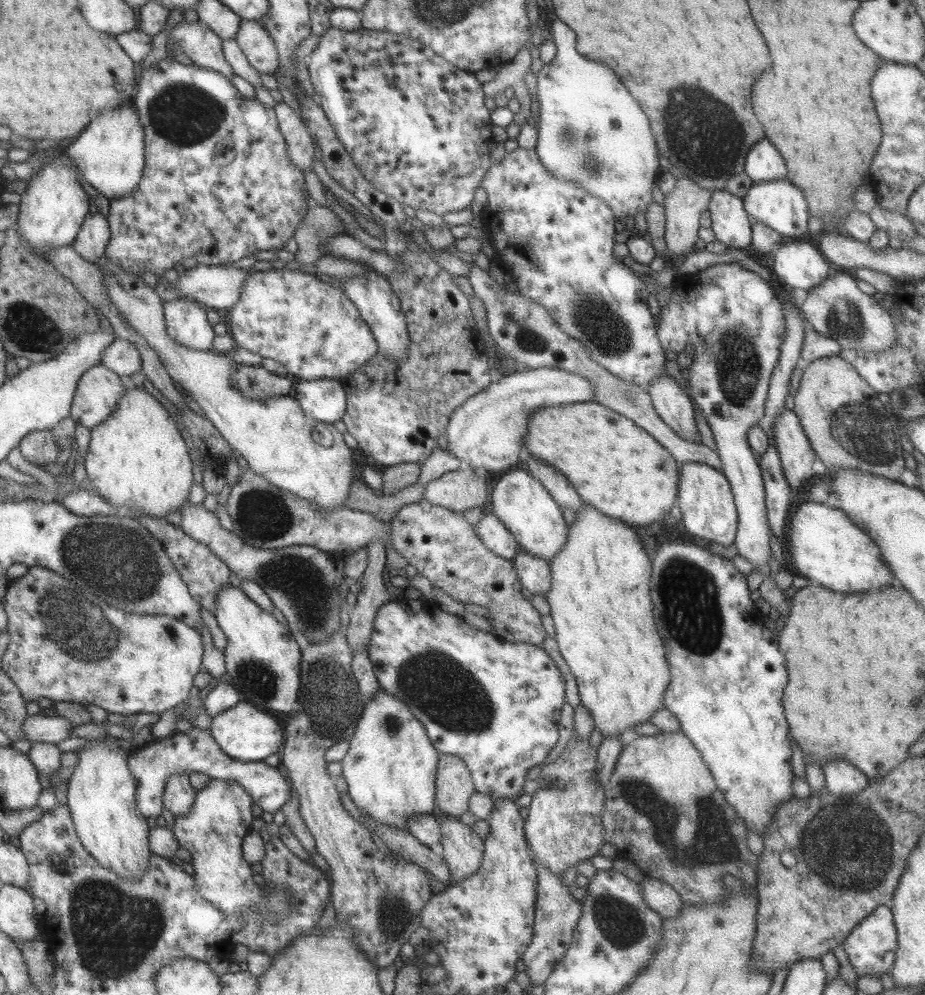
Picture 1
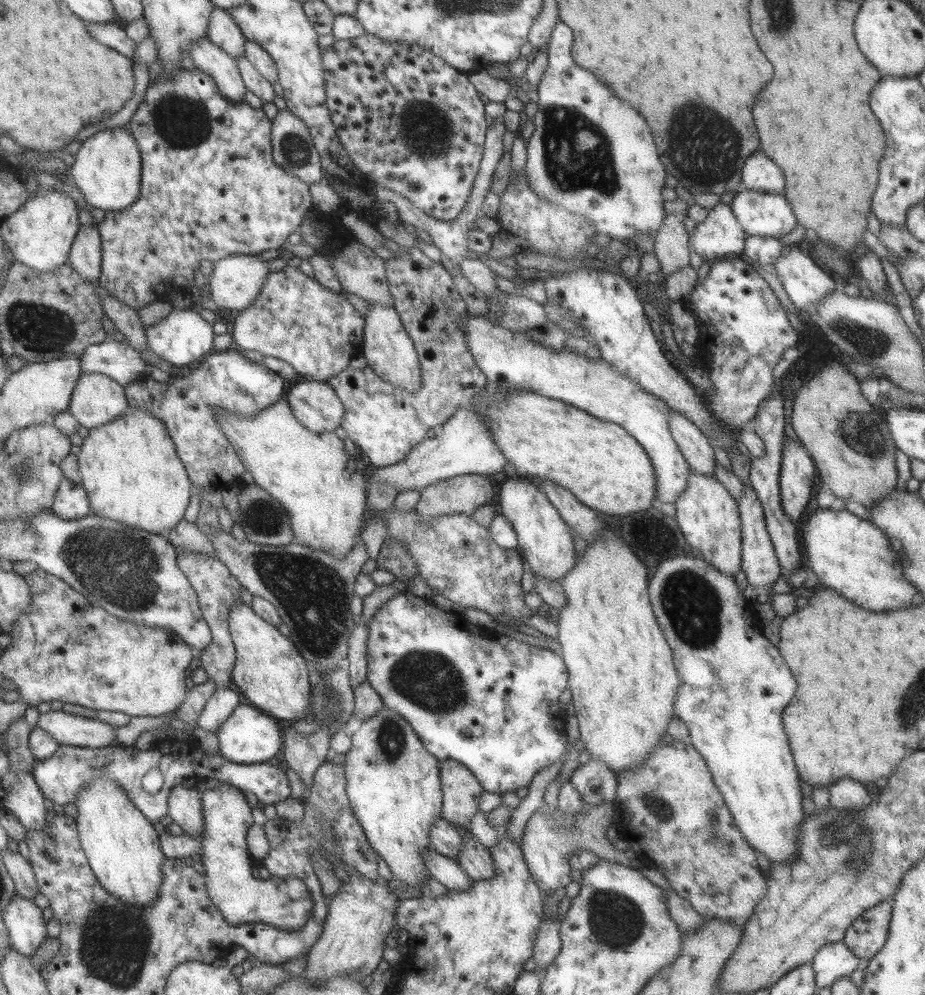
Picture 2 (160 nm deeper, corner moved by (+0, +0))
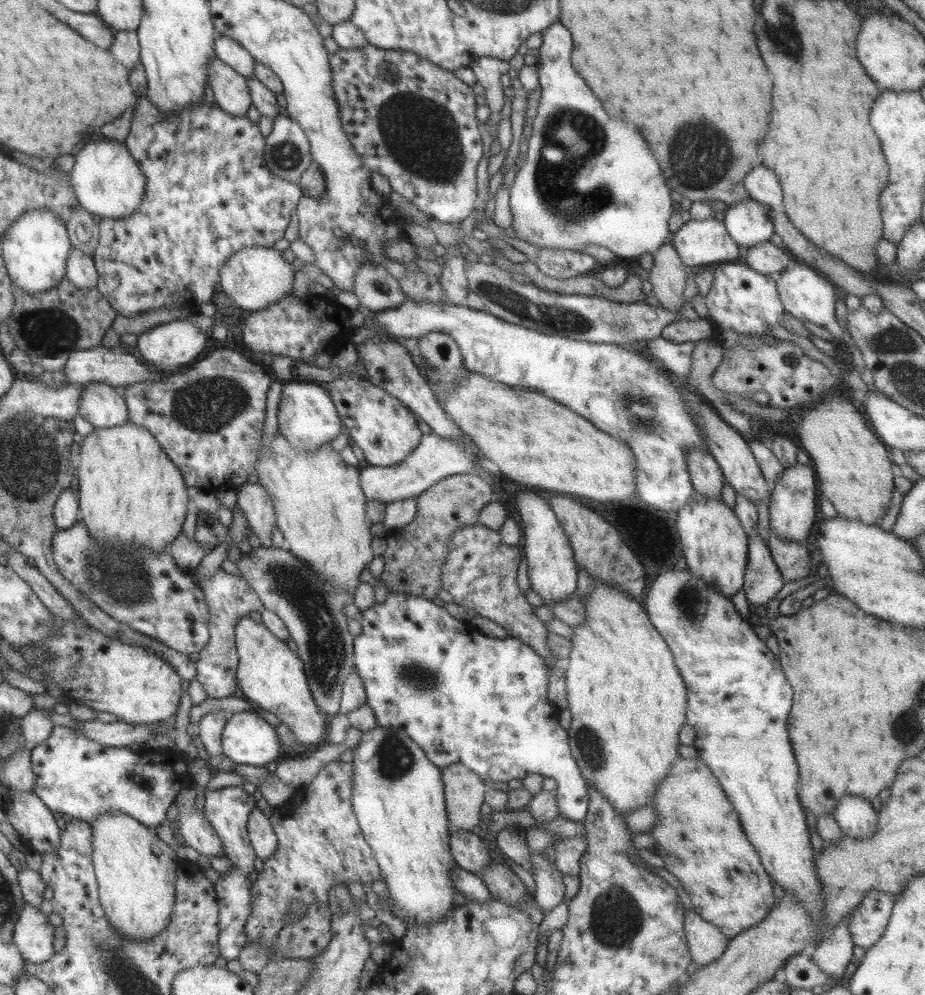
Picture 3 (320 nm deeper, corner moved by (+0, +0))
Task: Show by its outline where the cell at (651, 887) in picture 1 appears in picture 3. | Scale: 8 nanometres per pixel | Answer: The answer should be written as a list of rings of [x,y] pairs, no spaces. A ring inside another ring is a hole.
[[[692,909],[686,910],[683,917],[684,922],[684,936],[686,938],[686,945],[690,954],[690,959],[696,967],[709,964],[712,960],[715,960],[726,947],[727,938],[714,927],[713,924],[709,924],[706,920],[703,920]]]

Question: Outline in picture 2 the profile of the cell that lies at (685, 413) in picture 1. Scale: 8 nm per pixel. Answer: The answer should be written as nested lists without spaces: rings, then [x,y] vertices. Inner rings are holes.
[[[669,409],[669,430],[687,470],[697,474],[714,475],[714,448],[710,440],[682,414]]]

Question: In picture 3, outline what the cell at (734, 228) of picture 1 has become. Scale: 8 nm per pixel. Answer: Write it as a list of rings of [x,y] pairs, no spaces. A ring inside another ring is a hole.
[[[713,217],[685,222],[671,233],[671,247],[685,267],[727,263],[740,255],[739,247],[729,239],[723,222]]]

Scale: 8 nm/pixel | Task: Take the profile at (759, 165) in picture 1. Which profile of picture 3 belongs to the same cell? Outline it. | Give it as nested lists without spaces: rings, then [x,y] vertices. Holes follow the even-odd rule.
[[[763,165],[756,166],[745,175],[743,187],[747,195],[757,203],[773,210],[783,210],[781,185],[773,172]]]

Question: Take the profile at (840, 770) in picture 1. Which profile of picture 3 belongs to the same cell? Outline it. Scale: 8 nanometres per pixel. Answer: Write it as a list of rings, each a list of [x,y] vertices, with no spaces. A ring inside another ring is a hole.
[[[848,795],[839,799],[832,816],[846,837],[868,838],[877,828],[876,806],[861,797]]]

